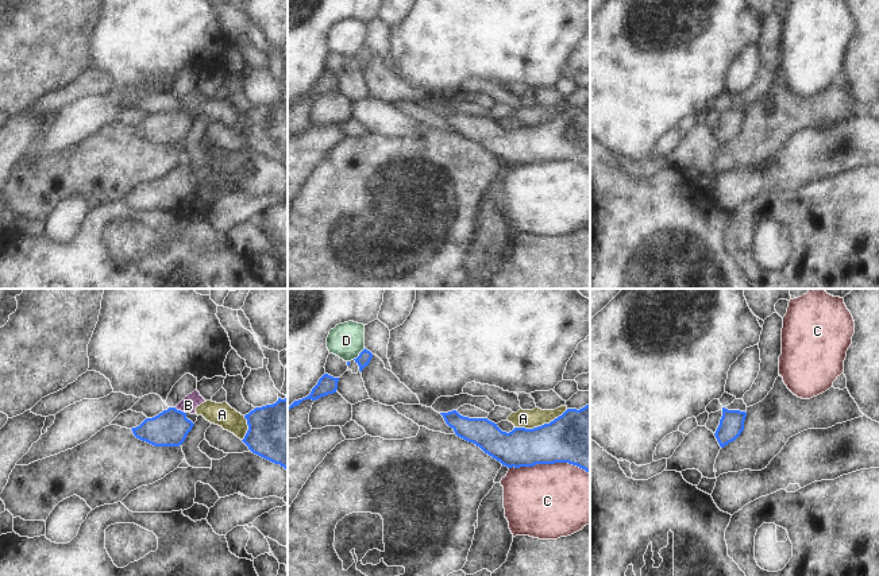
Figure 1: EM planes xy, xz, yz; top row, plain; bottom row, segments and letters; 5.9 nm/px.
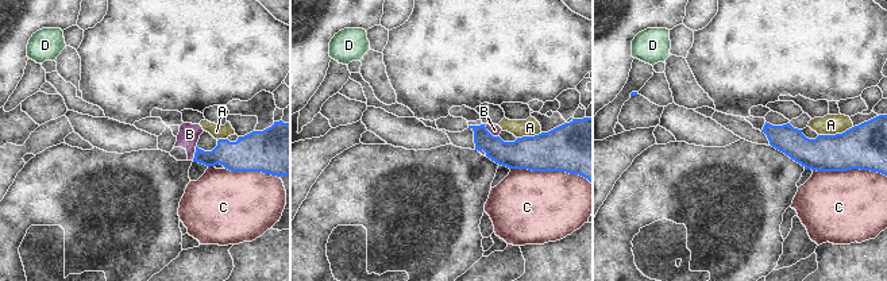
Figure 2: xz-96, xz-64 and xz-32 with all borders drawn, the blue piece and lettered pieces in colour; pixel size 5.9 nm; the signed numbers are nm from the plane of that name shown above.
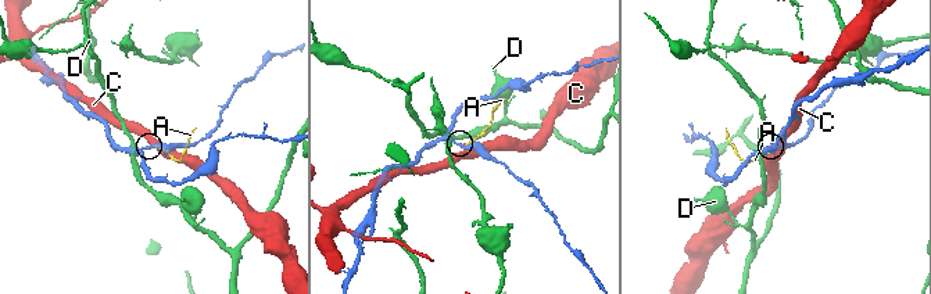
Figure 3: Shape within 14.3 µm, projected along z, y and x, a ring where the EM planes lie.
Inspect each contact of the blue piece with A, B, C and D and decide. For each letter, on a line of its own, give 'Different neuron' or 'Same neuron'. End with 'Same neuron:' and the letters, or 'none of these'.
A: Different neuron
B: Different neuron
C: Different neuron
D: Different neuron
Same neuron: none of these.

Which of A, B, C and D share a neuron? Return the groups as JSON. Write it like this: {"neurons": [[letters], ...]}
{"neurons": [["A", "B"], ["C"], ["D"]]}

